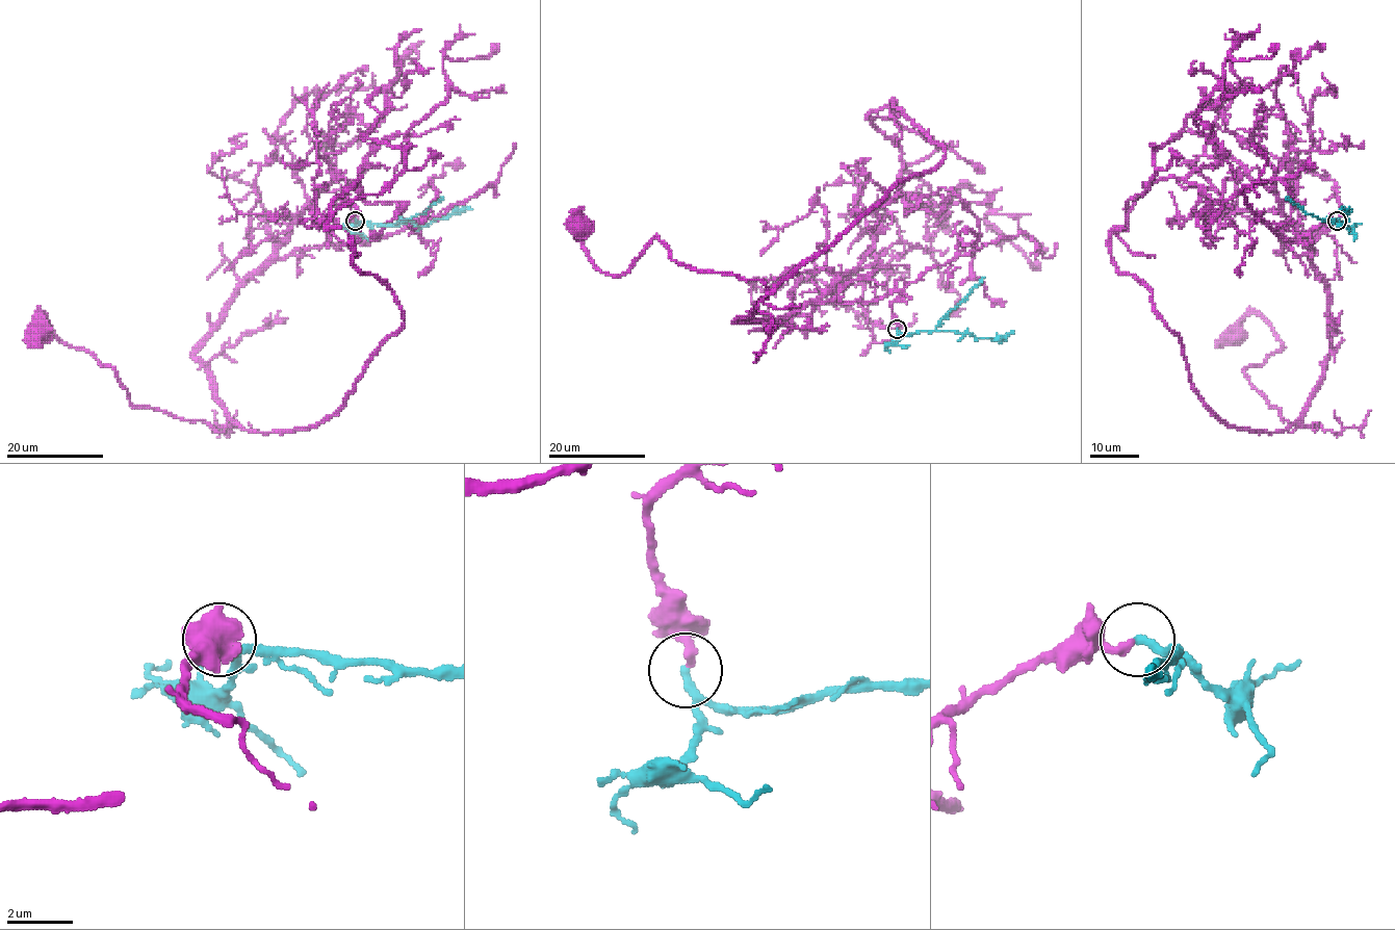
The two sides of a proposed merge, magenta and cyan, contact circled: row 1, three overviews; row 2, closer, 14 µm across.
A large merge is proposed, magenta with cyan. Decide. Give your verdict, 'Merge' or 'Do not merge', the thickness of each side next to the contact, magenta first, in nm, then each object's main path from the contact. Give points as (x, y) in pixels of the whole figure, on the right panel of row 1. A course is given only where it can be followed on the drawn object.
Merge. Thickness 280 nm (magenta) against 280 nm. Course of magenta: (1336, 221), (1301, 241), (1326, 291), (1331, 353), (1291, 432), (1245, 372), (1284, 345), (1254, 313), (1238, 335). Course of cyan: (1338, 221), (1342, 226), (1347, 220), (1348, 213), (1340, 208)

